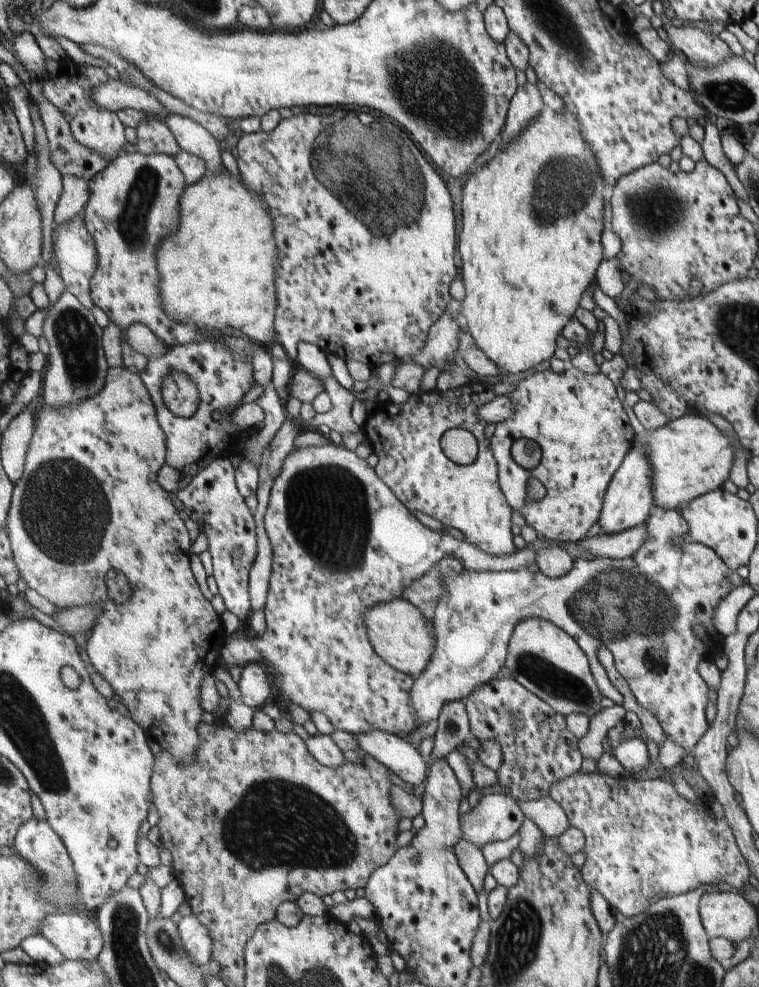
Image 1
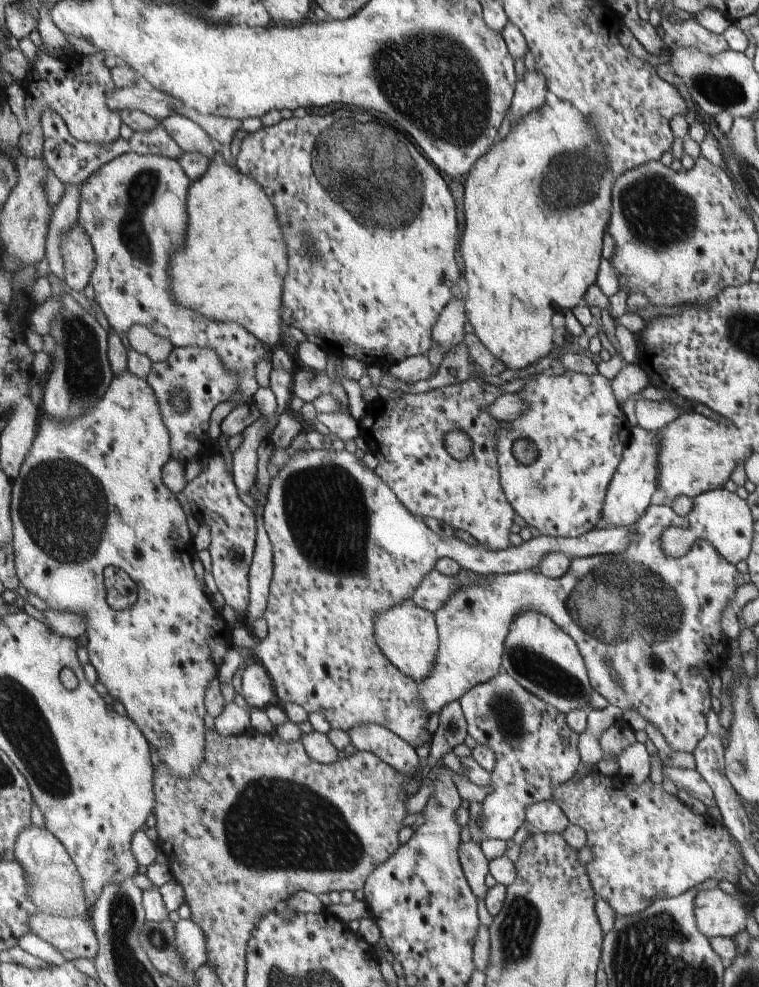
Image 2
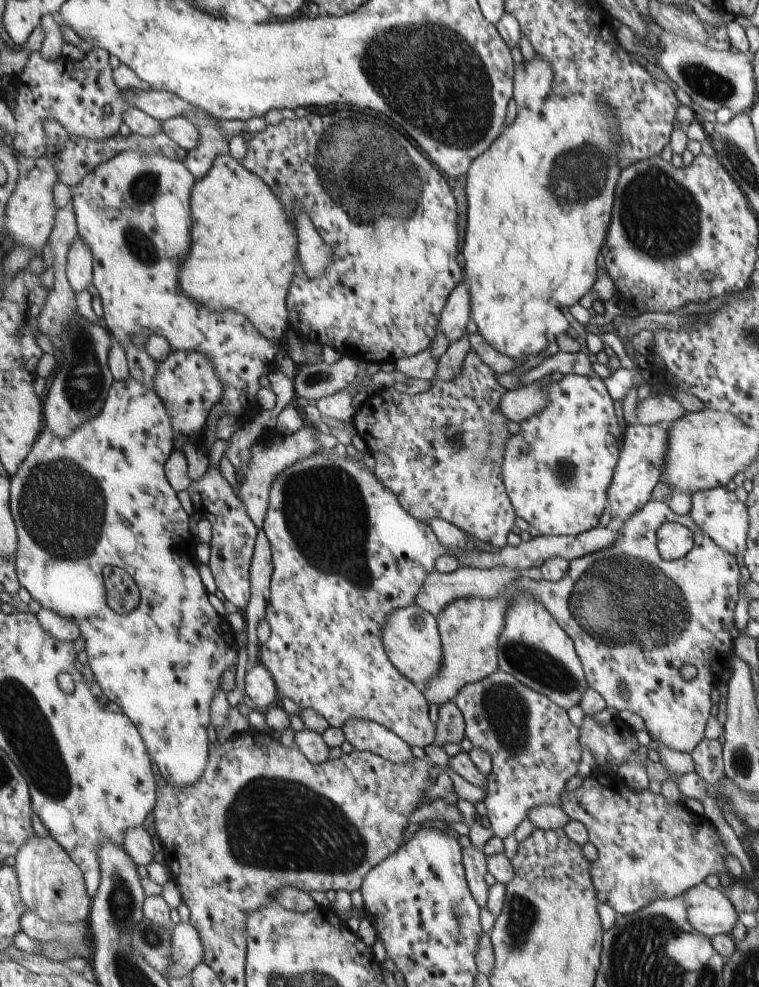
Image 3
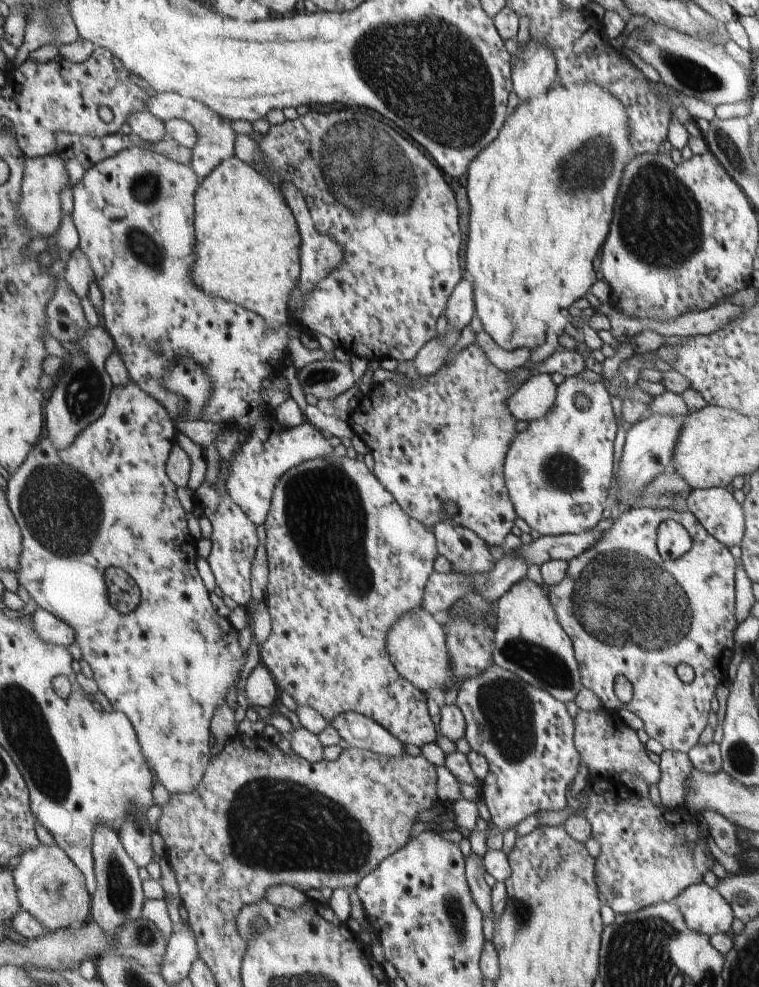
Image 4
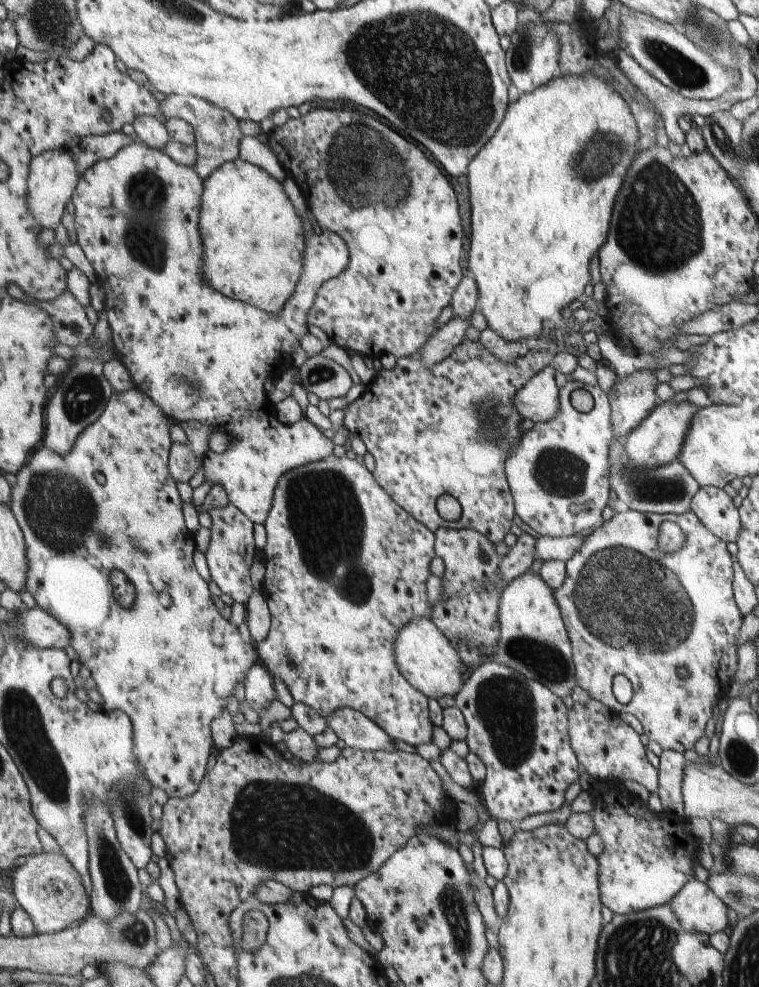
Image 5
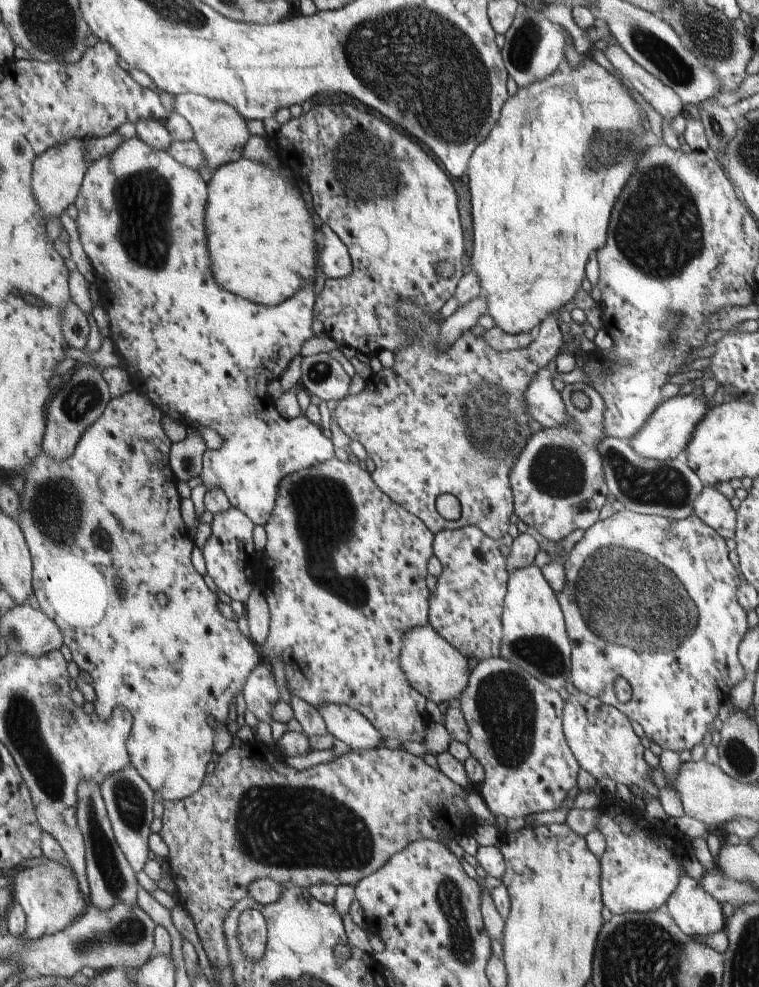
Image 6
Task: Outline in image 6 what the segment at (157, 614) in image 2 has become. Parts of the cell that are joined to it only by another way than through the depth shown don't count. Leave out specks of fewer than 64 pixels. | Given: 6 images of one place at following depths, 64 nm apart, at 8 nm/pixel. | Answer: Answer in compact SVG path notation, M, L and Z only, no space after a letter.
M130 391L120 398L113 398L108 403L104 414L84 432L83 438L75 447L74 454L64 460L56 462L48 458L46 454L40 454L34 462L30 472L24 477L24 492L20 498L20 525L23 535L26 537L27 546L34 562L34 577L31 586L34 596L38 600L40 610L53 620L60 628L64 639L64 649L71 659L79 666L80 670L88 672L92 676L96 702L95 713L102 720L110 720L116 707L126 706L133 716L133 725L128 736L128 754L131 756L131 764L138 770L140 776L147 780L149 785L161 794L164 801L179 801L193 796L199 791L200 784L204 782L208 762L212 758L212 728L208 724L208 718L216 718L220 724L224 724L228 716L228 706L234 700L234 696L246 686L248 676L258 667L258 652L256 646L250 642L250 638L238 630L238 626L218 612L218 598L210 592L204 578L192 562L190 552L194 548L190 532L180 516L180 496L174 484L174 476L168 466L168 450L170 438L166 436L162 428L163 411L146 395L142 396L135 391Z

